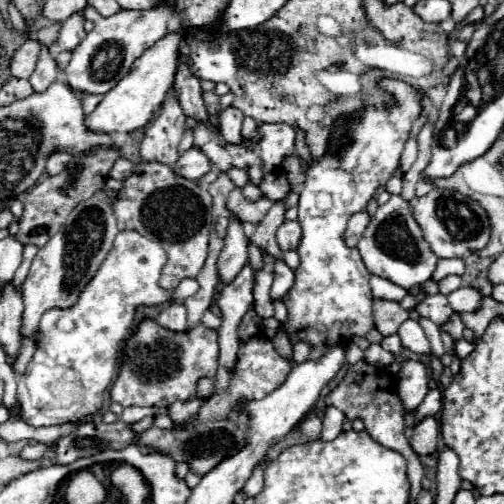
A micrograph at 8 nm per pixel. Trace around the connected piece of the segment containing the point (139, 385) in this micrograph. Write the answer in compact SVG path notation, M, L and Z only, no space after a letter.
M143 321L125 345L121 371L111 389L111 401L119 403L121 407L151 407L187 401L197 393L197 381L201 377L215 377L217 365L217 331L199 325L185 333L173 333L163 329L157 321Z

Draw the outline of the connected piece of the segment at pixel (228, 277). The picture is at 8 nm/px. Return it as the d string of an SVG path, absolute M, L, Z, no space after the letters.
M231 215L225 245L217 259L217 277L221 283L231 283L235 275L243 269L243 265L247 263L247 245L249 239L243 233L241 221L235 215Z

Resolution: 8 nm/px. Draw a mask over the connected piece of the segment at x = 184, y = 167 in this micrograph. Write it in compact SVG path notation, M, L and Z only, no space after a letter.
M191 147L189 151L185 151L179 159L177 159L177 165L175 165L175 175L181 175L185 179L191 179L191 181L197 181L201 179L207 171L211 169L211 161L197 149L197 147Z

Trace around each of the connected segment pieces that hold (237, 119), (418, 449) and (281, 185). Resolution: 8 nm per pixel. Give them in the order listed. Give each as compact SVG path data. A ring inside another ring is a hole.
M227 107L221 111L221 135L227 143L243 143L241 135L241 125L243 125L243 113L235 107Z
M427 417L419 425L415 425L413 437L411 437L411 447L421 457L431 455L437 451L437 439L439 439L439 425L433 417Z
M271 173L263 177L263 183L259 183L259 189L263 191L263 195L271 201L279 201L285 199L285 195L291 191L289 181L285 179L285 175L281 173Z

